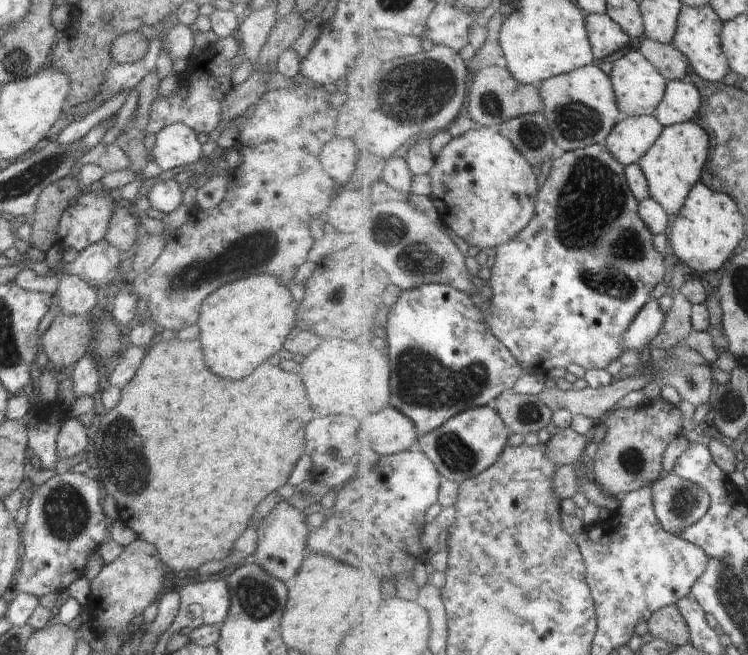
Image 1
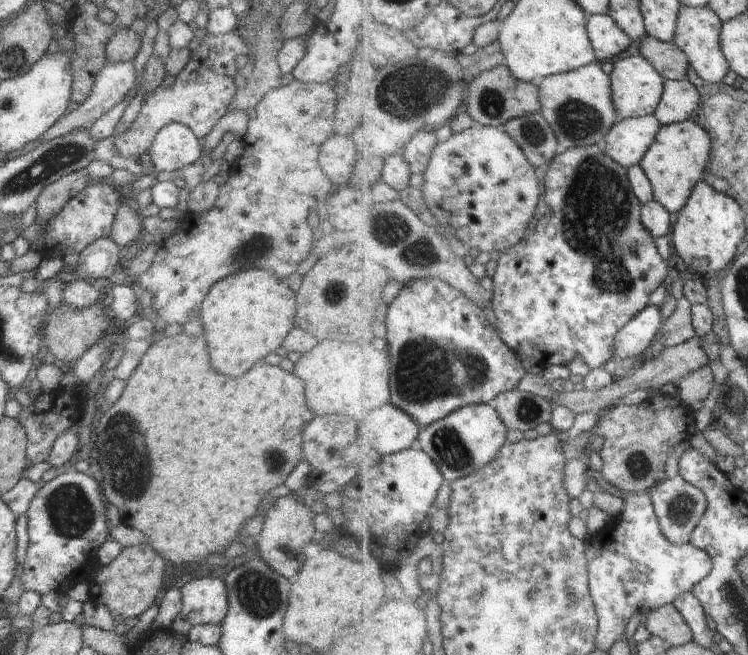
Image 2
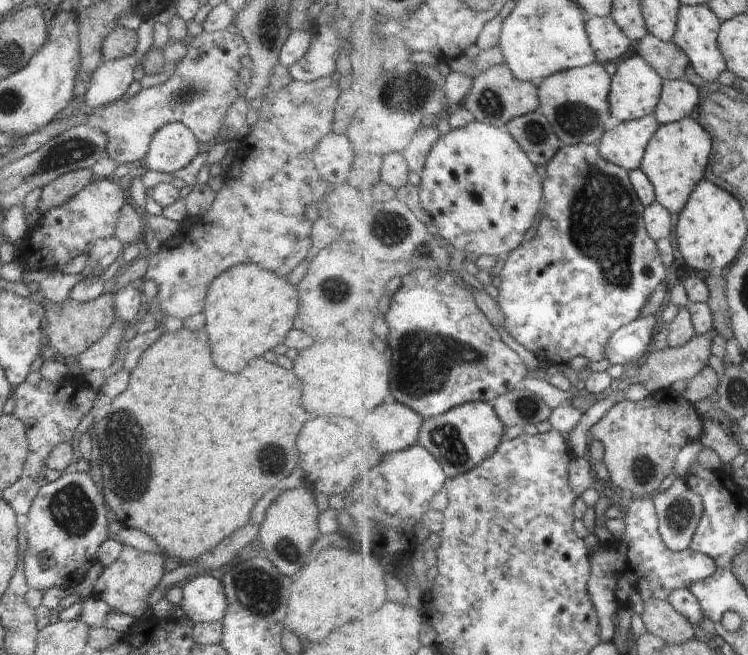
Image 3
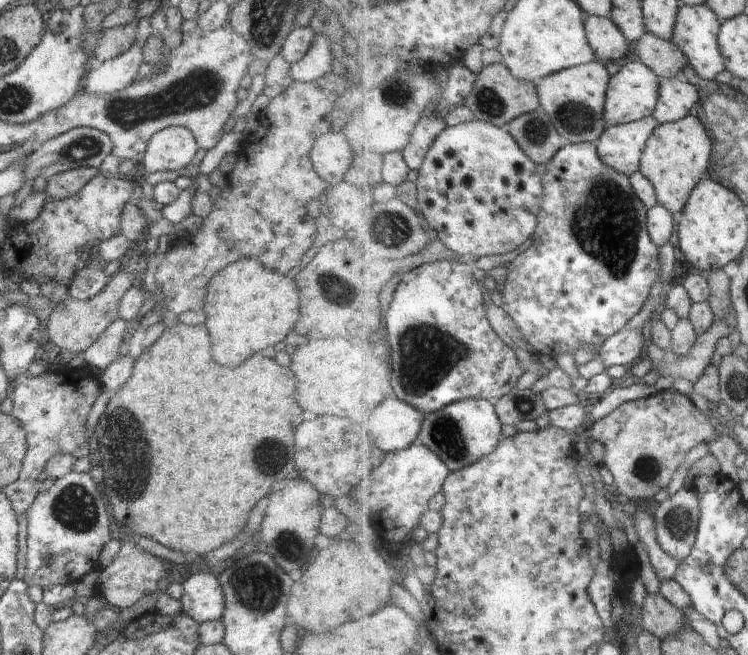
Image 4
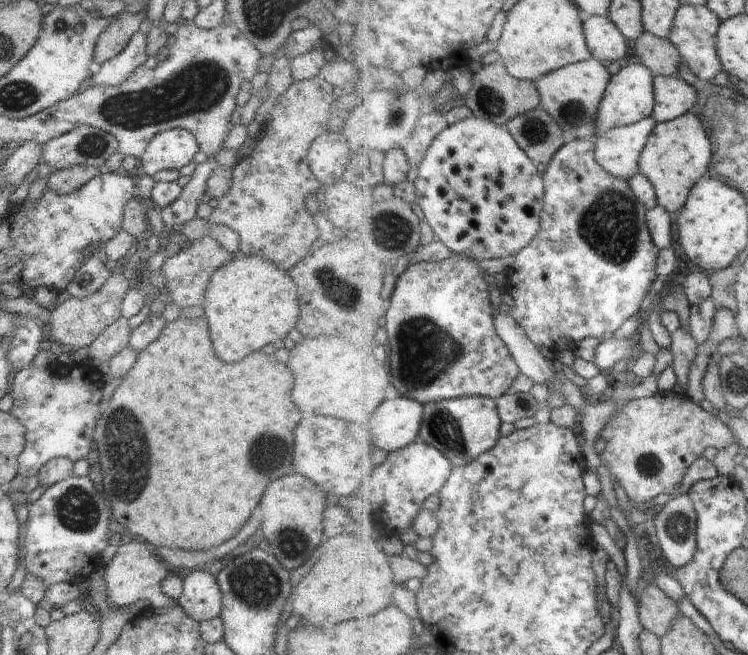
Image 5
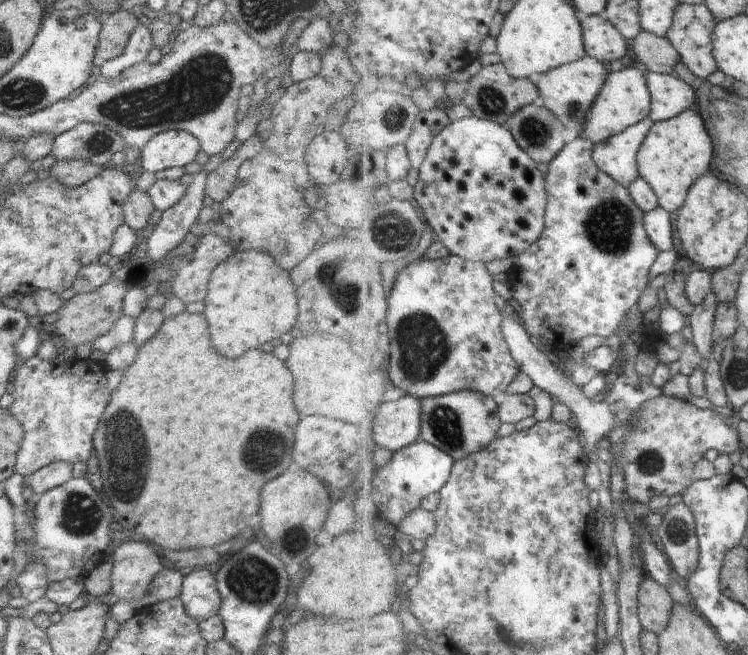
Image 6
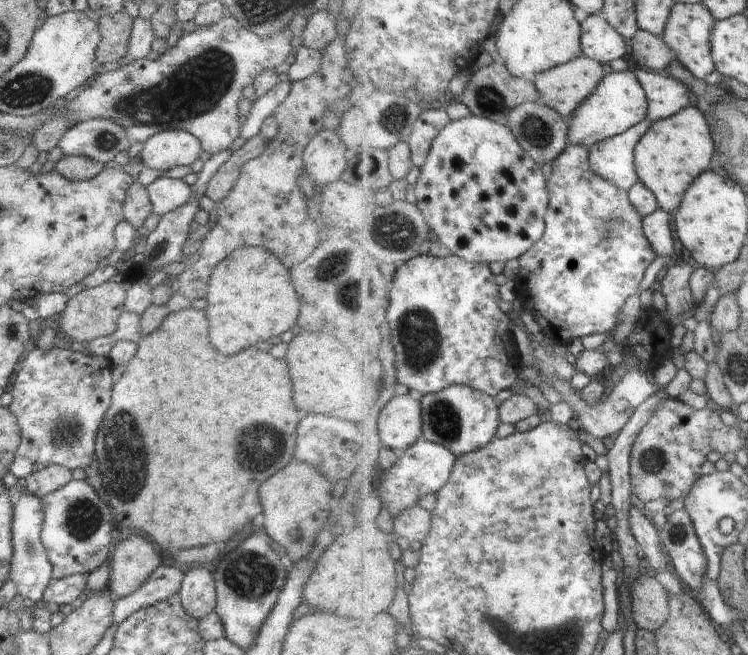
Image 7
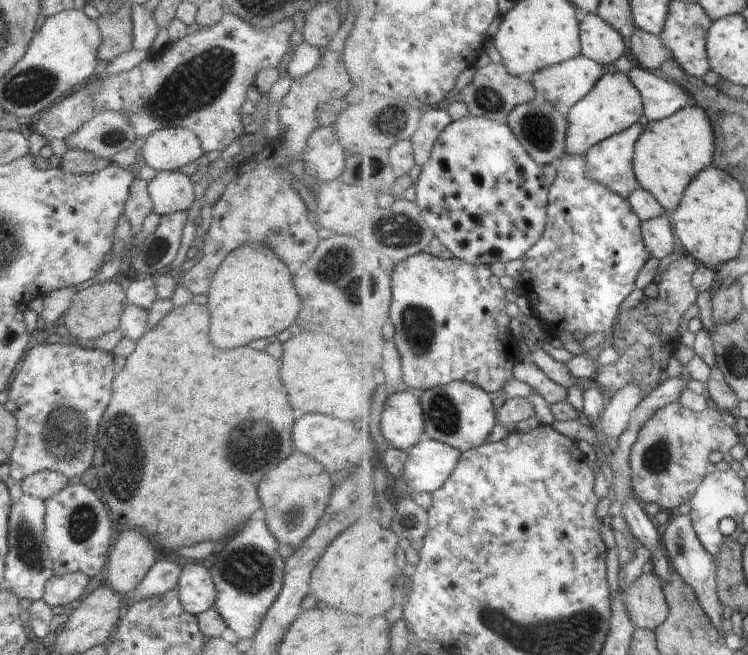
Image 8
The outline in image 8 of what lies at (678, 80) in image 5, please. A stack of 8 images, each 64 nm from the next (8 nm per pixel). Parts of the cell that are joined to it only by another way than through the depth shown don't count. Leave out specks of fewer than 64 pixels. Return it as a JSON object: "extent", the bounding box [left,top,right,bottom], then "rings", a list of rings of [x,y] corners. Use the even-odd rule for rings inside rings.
{"extent":[629,67,690,121],"rings":[[[636,67],[629,75],[645,99],[646,121],[671,117],[690,104],[689,92],[682,85],[666,80],[649,69]]]}

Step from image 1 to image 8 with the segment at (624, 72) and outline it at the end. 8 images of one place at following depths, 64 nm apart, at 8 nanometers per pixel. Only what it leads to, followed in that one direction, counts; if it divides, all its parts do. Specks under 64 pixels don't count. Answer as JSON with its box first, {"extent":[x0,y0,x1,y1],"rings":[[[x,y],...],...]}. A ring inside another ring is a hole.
{"extent":[567,71,645,155],"rings":[[[618,71],[607,73],[588,97],[567,113],[569,117],[568,154],[586,155],[593,146],[628,130],[636,123],[645,122],[645,99],[629,74]]]}

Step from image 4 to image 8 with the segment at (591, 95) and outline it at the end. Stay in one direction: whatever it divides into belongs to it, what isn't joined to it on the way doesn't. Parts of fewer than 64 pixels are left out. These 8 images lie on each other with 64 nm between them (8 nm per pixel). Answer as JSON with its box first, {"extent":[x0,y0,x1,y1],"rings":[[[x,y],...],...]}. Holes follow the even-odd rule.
{"extent":[532,54,606,113],"rings":[[[582,54],[569,61],[545,68],[532,80],[542,99],[554,103],[568,113],[593,92],[606,74],[602,63]]]}

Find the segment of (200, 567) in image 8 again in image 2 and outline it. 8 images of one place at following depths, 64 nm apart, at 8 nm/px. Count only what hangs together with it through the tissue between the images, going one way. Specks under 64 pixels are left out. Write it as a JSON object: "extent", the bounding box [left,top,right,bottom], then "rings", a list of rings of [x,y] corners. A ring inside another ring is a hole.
{"extent":[180,576,228,626],"rings":[[[196,576],[180,589],[182,601],[180,618],[193,626],[221,624],[228,610],[227,588],[223,580]]]}

